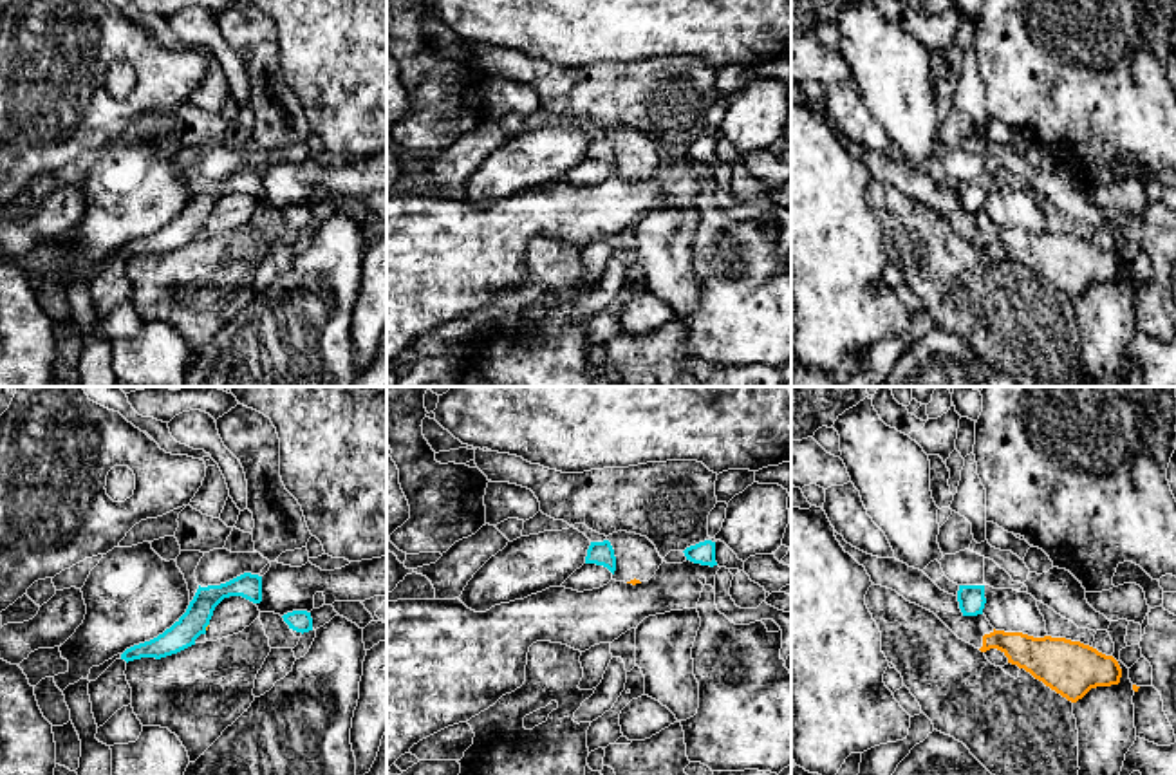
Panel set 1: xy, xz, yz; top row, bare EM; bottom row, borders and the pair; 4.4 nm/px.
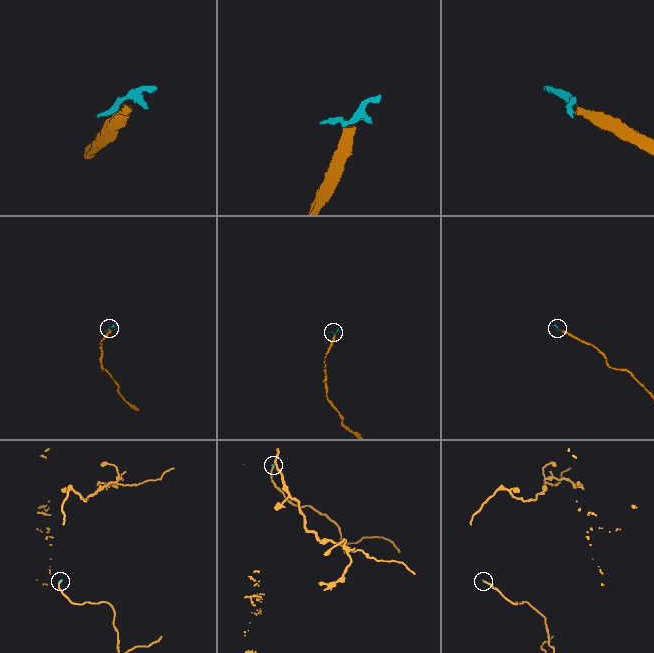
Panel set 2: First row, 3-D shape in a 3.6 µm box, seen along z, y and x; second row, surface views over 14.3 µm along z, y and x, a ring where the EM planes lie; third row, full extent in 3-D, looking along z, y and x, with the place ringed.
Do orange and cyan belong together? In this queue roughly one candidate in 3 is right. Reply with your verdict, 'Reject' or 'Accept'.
Reject

